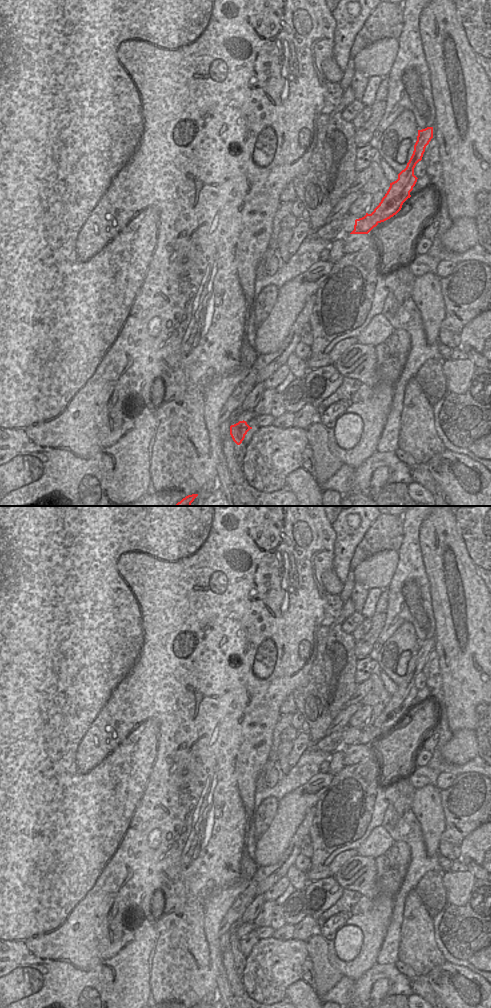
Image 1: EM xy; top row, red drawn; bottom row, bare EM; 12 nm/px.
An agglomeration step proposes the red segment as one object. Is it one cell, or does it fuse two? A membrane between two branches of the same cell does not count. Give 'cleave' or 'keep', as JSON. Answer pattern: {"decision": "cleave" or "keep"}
{"decision": "cleave"}

